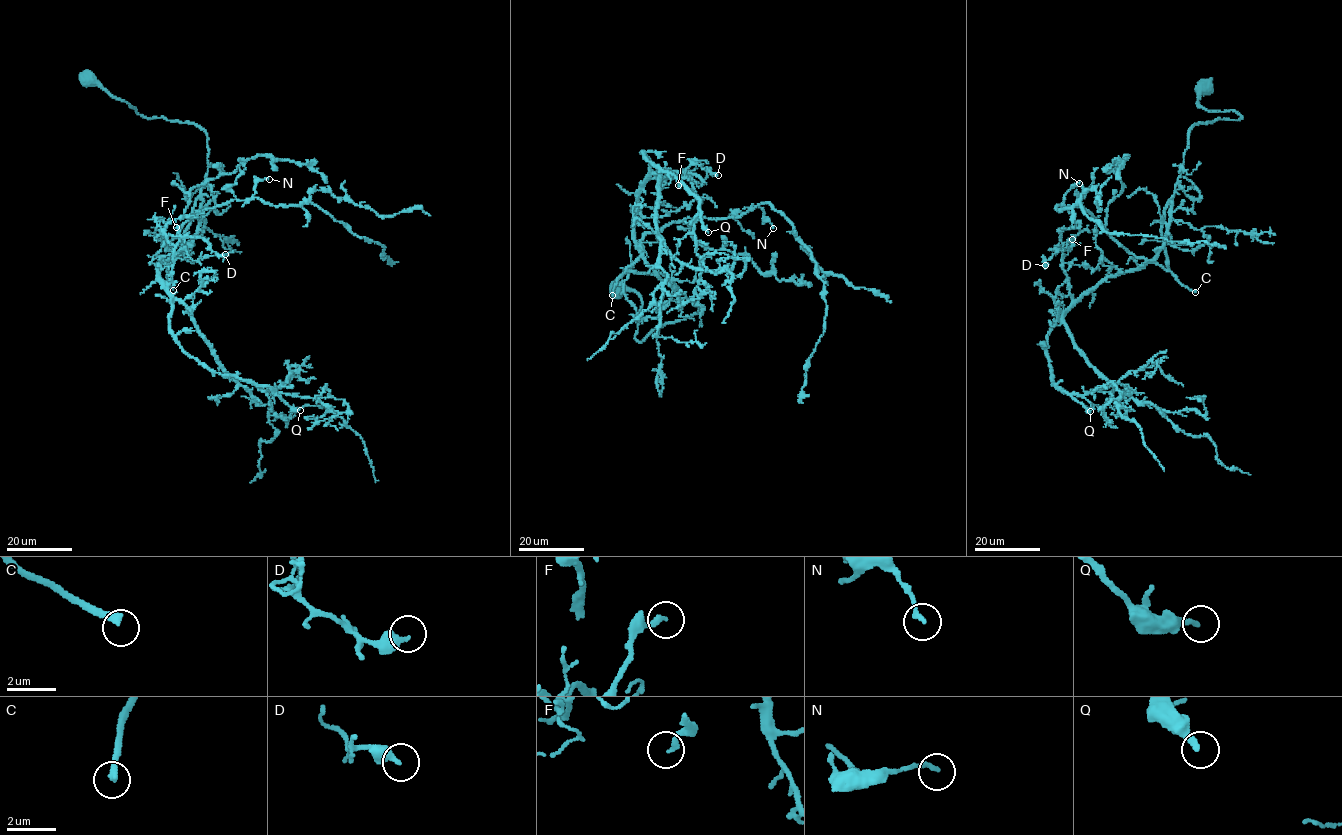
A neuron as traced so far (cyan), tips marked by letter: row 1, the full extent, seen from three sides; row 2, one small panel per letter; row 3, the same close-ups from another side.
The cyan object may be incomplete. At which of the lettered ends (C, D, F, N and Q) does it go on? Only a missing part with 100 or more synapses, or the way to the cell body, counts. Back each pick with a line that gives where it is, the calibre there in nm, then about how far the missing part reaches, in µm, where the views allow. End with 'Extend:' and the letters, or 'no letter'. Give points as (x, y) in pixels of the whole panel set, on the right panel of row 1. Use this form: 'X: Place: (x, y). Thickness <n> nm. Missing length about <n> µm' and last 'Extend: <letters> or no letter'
C: Place: (1195, 292). Thickness 280 nm. Missing length about 180 µm
Extend: C

